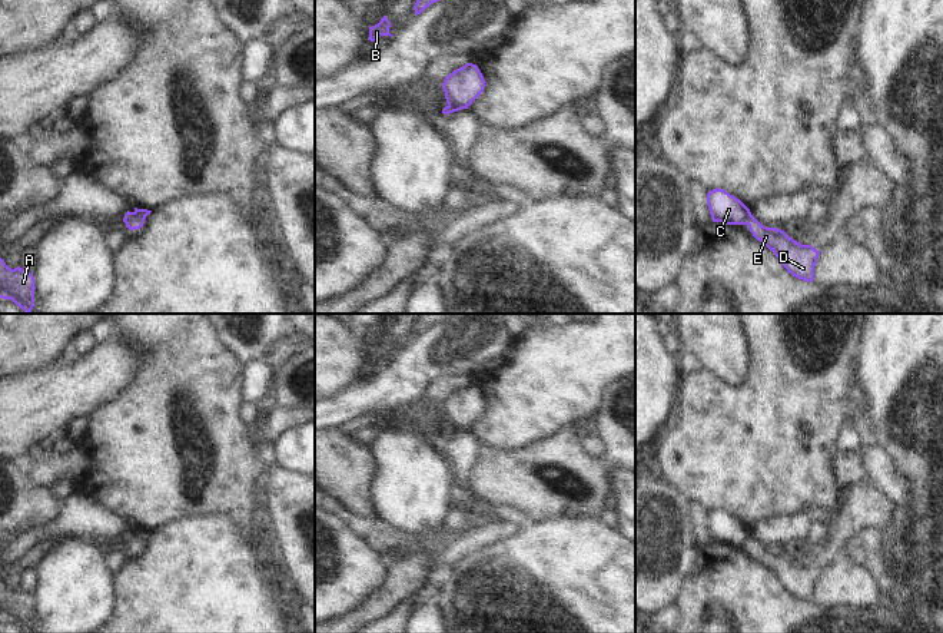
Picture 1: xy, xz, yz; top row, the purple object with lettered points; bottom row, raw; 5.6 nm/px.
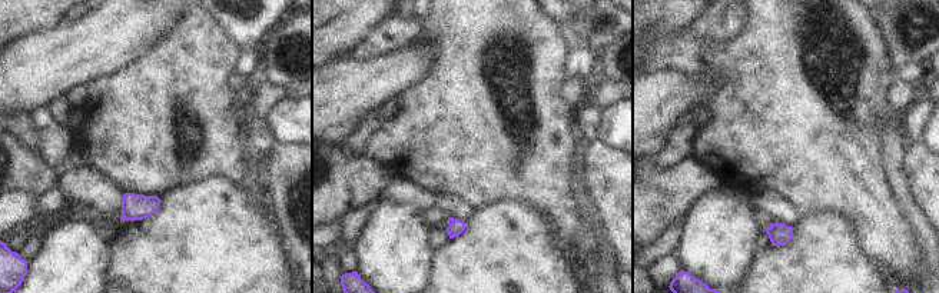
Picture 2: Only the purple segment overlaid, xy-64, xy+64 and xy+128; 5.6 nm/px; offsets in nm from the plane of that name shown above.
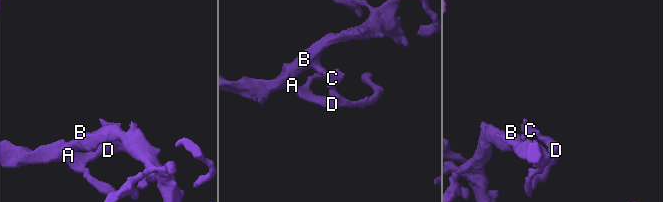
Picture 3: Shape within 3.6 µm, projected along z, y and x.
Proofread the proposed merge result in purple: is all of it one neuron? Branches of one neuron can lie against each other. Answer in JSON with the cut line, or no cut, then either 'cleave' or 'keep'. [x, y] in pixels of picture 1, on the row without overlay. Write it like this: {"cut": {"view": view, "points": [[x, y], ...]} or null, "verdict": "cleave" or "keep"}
{"cut": {"view": "xy", "points": [[130, 533], [143, 542]]}, "verdict": "cleave"}

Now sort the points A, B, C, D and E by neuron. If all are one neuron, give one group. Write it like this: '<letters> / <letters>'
A B D E / C

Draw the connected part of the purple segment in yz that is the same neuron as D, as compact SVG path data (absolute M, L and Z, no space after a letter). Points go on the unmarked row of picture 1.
M753 536L748 537L748 550L757 561L774 573L788 594L806 603L814 601L820 571L811 566L801 566L781 550L761 546Z

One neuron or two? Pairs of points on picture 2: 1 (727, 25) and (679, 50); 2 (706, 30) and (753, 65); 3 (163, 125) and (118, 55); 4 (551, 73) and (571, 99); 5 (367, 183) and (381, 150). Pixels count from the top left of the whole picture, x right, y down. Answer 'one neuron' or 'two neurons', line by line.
1: one neuron
2: two neurons
3: two neurons
4: two neurons
5: two neurons

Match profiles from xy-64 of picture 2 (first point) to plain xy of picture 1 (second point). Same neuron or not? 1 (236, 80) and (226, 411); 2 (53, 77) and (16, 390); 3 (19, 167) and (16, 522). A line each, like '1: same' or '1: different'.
1: different
2: same
3: same

